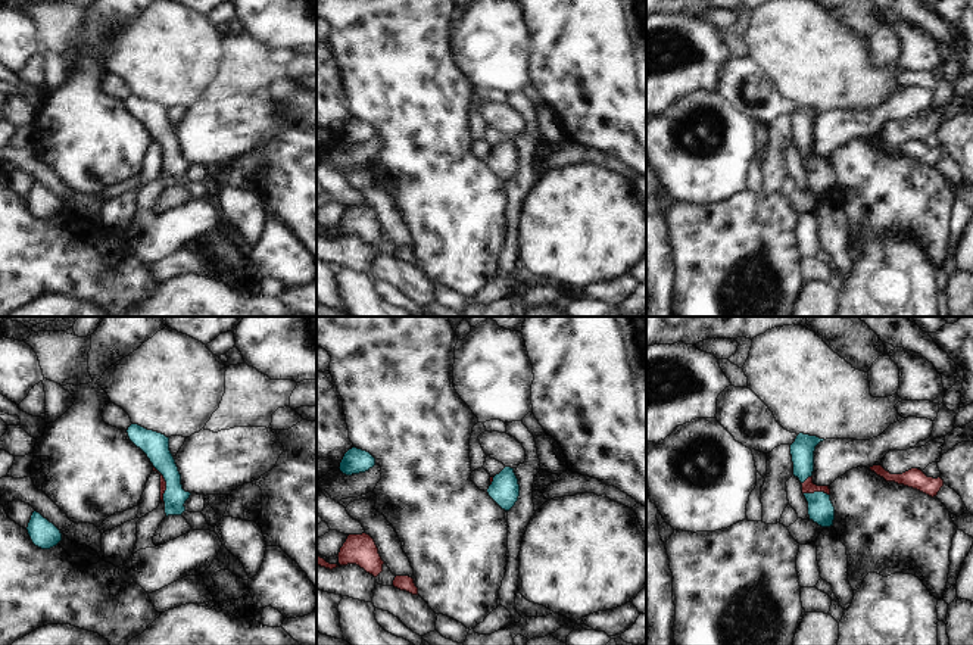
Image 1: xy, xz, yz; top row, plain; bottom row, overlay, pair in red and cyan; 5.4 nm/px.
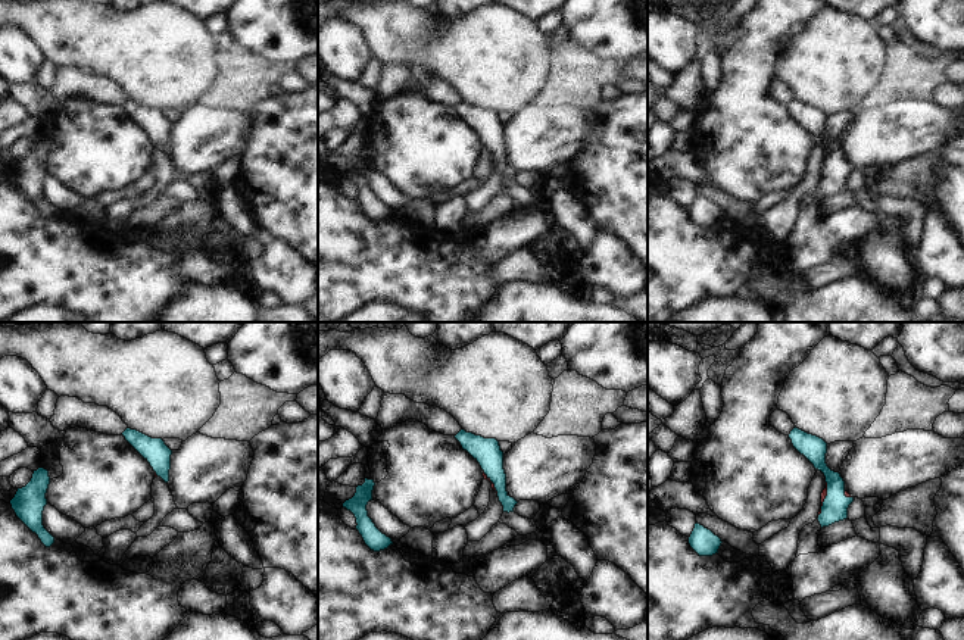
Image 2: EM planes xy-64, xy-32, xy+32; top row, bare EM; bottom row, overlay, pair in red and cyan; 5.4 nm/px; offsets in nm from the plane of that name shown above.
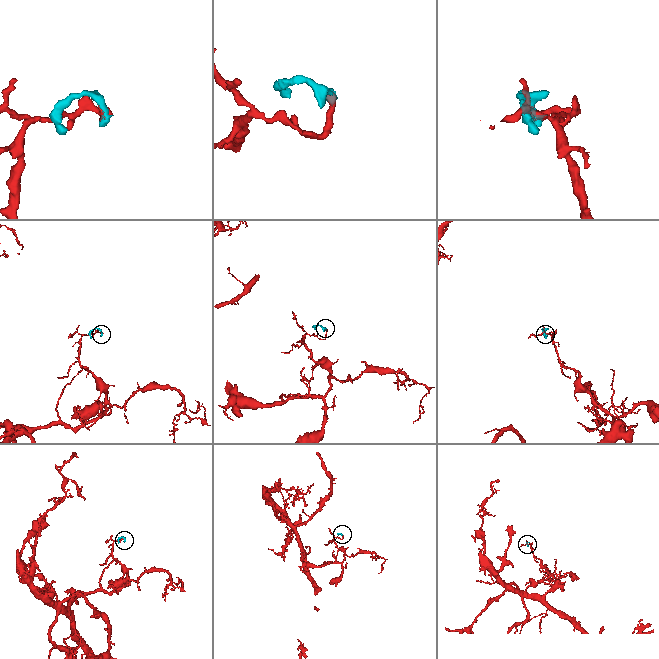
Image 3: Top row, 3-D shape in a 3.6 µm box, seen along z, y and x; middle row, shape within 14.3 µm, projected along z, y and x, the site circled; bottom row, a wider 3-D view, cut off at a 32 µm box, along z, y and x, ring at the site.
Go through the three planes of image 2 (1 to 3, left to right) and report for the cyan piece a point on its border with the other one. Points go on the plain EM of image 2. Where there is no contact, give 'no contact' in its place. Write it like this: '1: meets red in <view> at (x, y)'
1: meets red in xy-64 at (155, 144)
2: meets red in xy-32 at (492, 153)
3: meets red in xy+32 at (826, 165)

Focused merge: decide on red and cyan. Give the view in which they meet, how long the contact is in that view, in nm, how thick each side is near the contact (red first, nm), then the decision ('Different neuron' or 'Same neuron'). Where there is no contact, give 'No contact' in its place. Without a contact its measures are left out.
Touches red in xy. Shared border 200 nm. Thickness 30 nm (red) against 150 nm. Same neuron.

